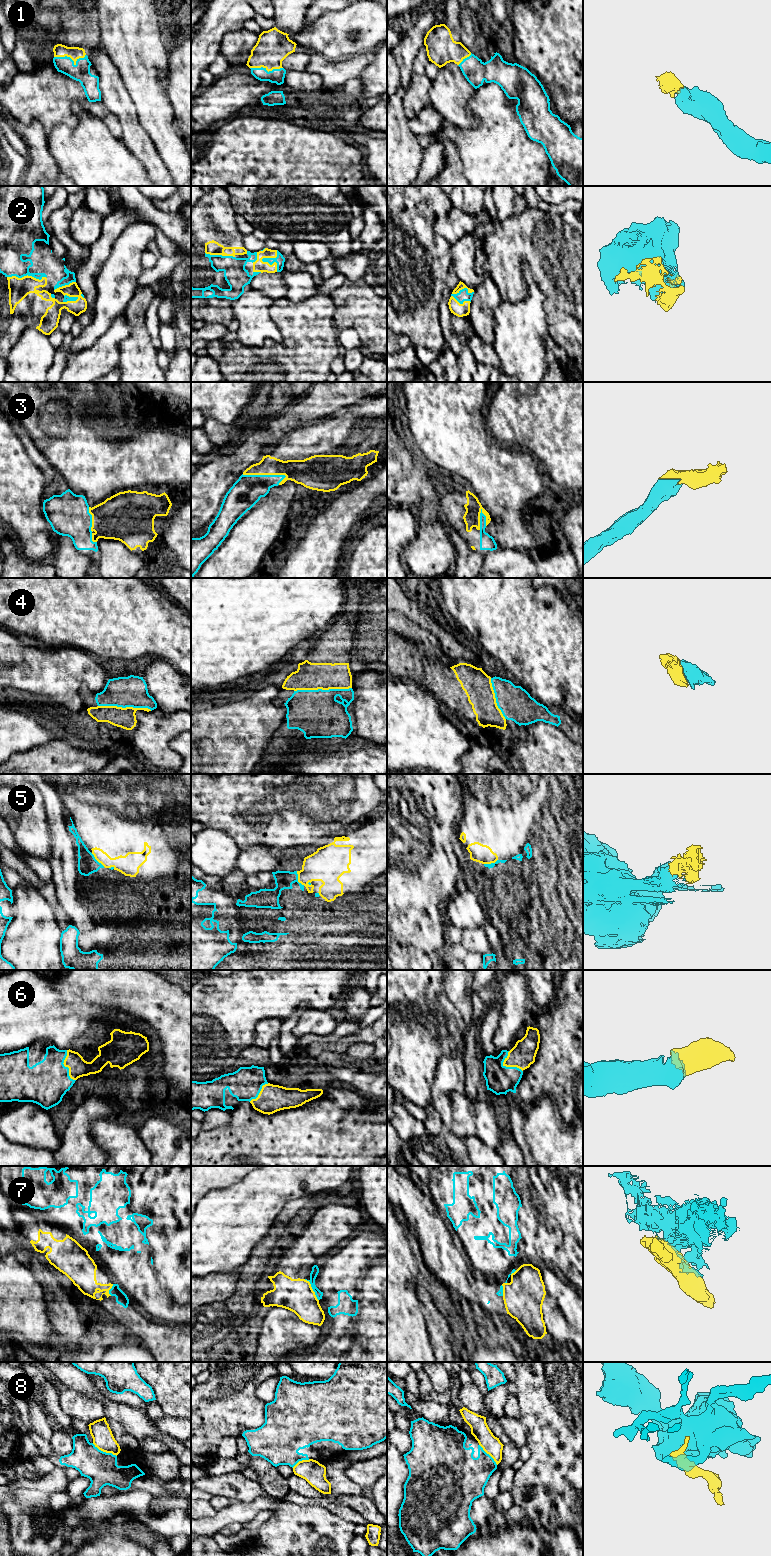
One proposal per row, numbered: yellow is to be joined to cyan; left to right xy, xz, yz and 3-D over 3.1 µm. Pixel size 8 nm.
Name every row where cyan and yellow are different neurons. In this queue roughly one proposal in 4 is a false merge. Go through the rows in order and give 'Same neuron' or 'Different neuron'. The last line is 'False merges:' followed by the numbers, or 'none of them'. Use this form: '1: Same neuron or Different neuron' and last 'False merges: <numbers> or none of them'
1: Same neuron
2: Same neuron
3: Same neuron
4: Same neuron
5: Different neuron
6: Same neuron
7: Different neuron
8: Same neuron
False merges: 5, 7

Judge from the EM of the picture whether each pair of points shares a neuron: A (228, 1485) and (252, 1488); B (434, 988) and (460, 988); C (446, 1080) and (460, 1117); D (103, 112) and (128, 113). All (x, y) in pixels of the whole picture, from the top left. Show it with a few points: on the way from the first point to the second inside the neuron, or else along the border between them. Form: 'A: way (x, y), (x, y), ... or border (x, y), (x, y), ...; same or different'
A: way (234, 1485), (246, 1488); same
B: border (443, 980), (445, 994), (454, 1006); different
C: border (464, 1093), (447, 1094), (451, 1117); different
D: border (101, 100), (117, 118), (122, 133); different

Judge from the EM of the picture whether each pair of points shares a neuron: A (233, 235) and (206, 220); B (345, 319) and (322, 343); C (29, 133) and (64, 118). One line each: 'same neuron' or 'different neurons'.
A: same neuron
B: different neurons
C: different neurons

